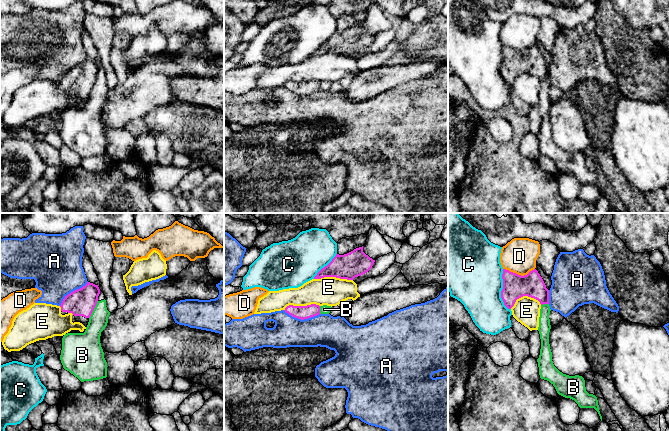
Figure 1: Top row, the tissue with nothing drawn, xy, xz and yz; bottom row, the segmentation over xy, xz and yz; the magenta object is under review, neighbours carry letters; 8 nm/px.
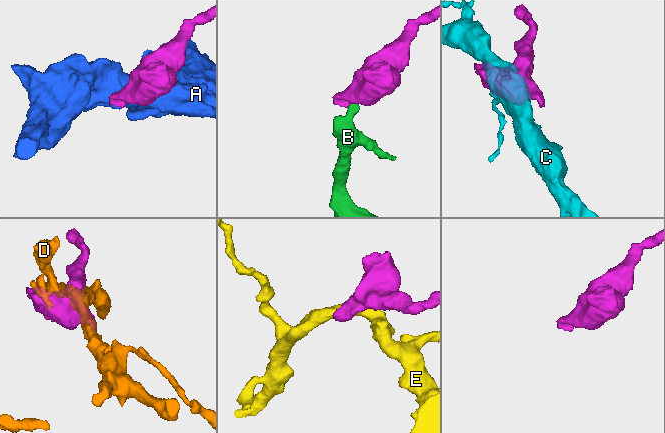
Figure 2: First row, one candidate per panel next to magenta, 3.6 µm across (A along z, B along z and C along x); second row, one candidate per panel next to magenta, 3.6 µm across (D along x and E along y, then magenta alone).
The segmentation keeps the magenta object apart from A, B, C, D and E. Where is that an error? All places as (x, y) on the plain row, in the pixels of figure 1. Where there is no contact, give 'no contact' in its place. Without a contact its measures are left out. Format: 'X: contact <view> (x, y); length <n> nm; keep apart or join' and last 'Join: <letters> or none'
A: contact xz (301, 95); length 300 nm; keep apart
B: contact xy (93, 85); length 170 nm; keep apart
C: contact yz (502, 66); length 340 nm; keep apart
D: contact yz (519, 51); length 260 nm; keep apart
E: contact xz (333, 52); length 320 nm; keep apart
Join: none

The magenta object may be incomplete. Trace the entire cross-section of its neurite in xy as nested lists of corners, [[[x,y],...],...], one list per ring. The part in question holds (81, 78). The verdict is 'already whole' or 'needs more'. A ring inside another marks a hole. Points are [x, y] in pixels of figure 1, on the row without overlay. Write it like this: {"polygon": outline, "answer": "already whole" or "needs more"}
{"polygon": [[[87,58],[63,75],[60,83],[61,90],[72,89],[72,98],[80,98],[87,103],[89,94],[97,80],[100,65],[98,61]]], "answer": "needs more"}

